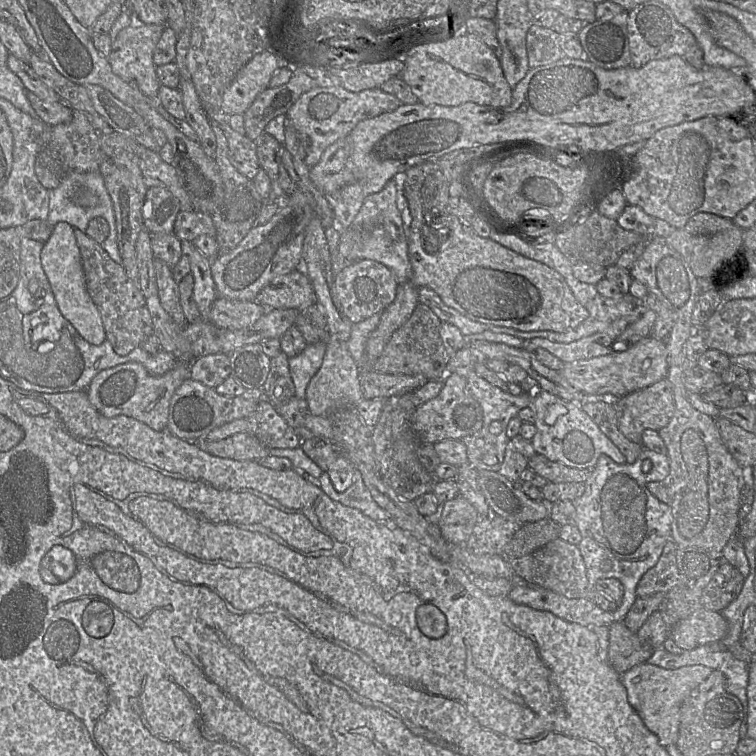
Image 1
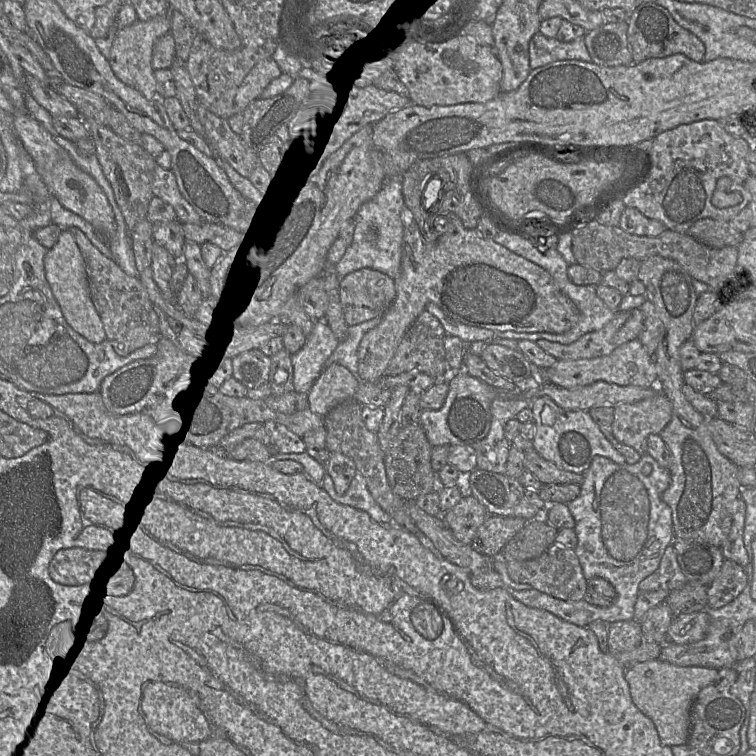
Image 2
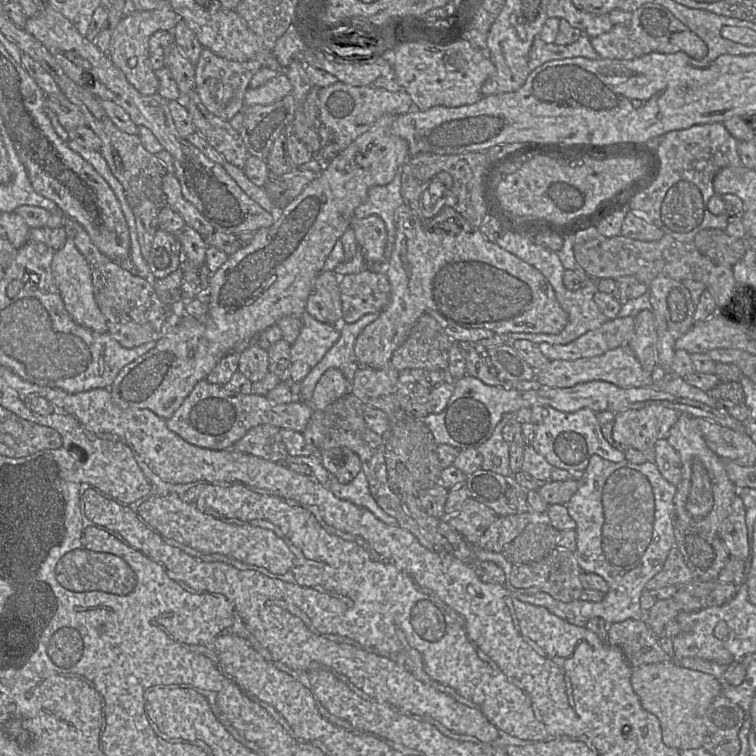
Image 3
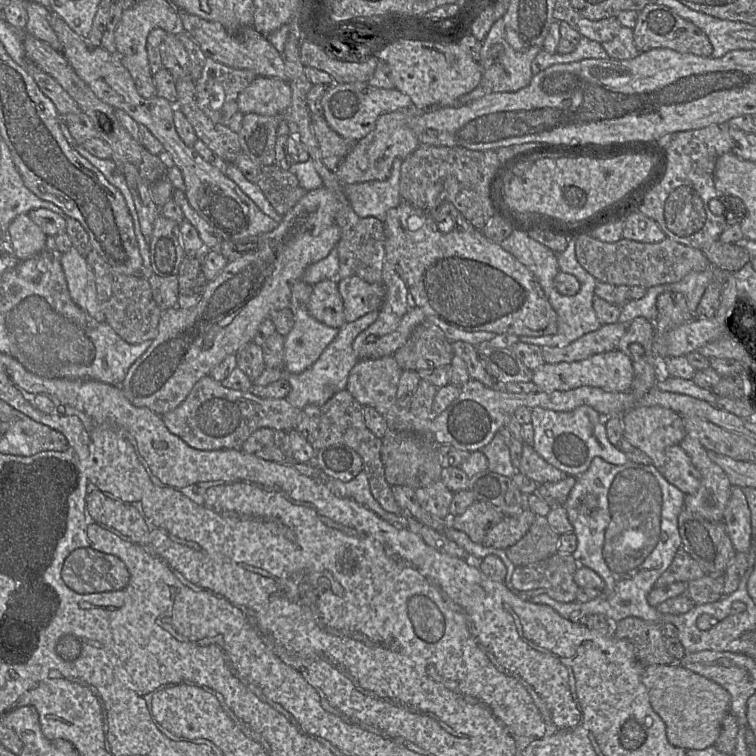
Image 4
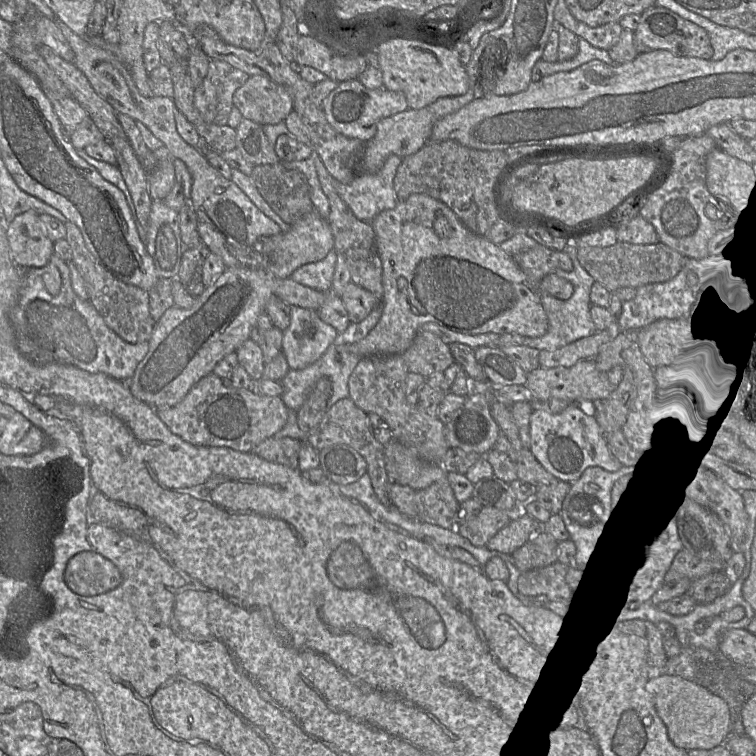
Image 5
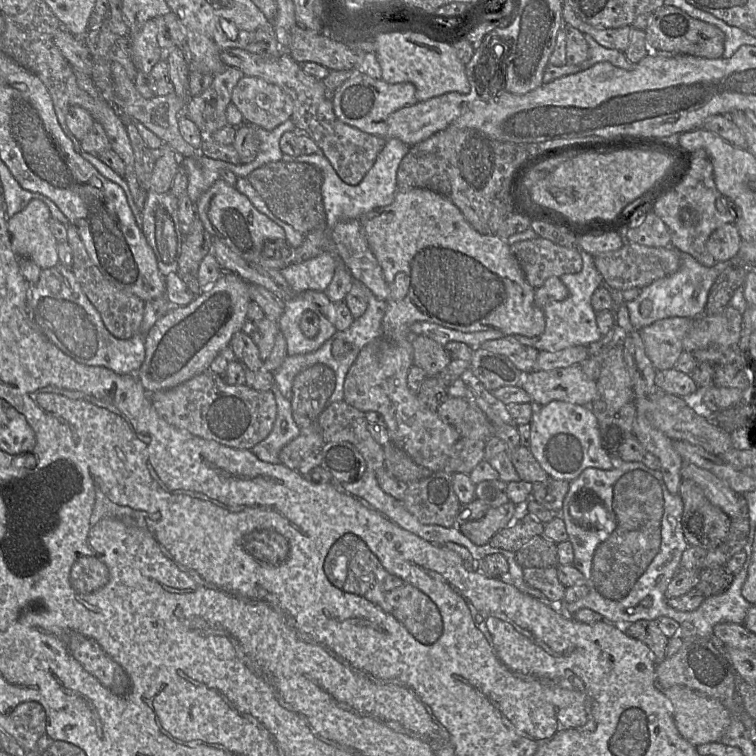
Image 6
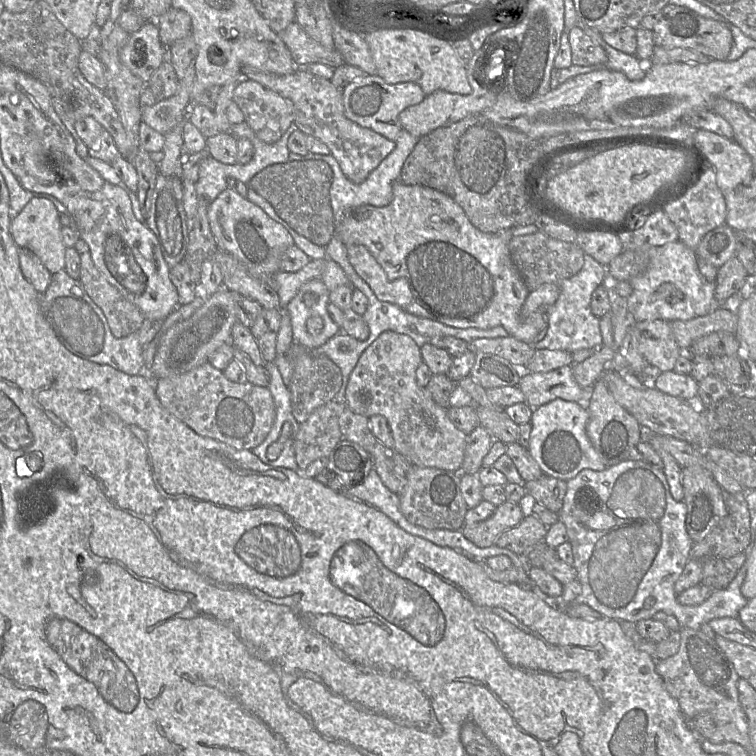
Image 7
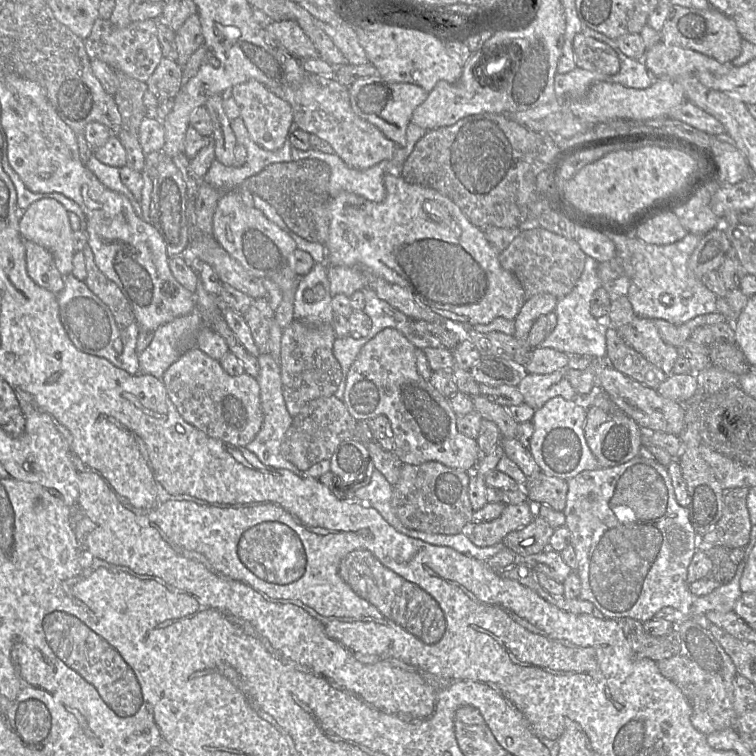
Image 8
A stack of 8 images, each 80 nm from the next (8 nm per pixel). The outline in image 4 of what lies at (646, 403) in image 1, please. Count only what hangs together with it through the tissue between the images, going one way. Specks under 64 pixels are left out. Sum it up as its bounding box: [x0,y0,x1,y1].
[621,406,687,474]

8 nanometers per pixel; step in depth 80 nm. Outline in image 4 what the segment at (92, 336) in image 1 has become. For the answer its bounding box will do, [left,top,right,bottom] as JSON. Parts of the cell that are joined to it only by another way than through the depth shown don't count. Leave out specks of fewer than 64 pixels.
[61,247,105,322]

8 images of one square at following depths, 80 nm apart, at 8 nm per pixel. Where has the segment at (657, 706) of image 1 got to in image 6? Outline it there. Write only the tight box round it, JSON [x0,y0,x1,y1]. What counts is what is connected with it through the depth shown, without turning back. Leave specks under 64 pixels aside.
[662,687,731,746]

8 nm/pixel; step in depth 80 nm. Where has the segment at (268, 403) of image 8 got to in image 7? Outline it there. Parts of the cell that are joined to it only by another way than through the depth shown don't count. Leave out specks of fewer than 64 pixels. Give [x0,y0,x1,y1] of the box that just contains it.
[251,361,299,464]

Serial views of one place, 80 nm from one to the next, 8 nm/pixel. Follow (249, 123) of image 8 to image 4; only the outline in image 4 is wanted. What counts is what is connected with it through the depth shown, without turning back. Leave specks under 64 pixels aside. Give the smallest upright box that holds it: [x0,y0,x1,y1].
[237,76,291,115]

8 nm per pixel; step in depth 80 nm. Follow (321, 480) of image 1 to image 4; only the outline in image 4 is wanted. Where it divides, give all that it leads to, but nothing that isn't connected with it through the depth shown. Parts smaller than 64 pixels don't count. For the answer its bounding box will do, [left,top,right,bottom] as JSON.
[324,470,405,527]

